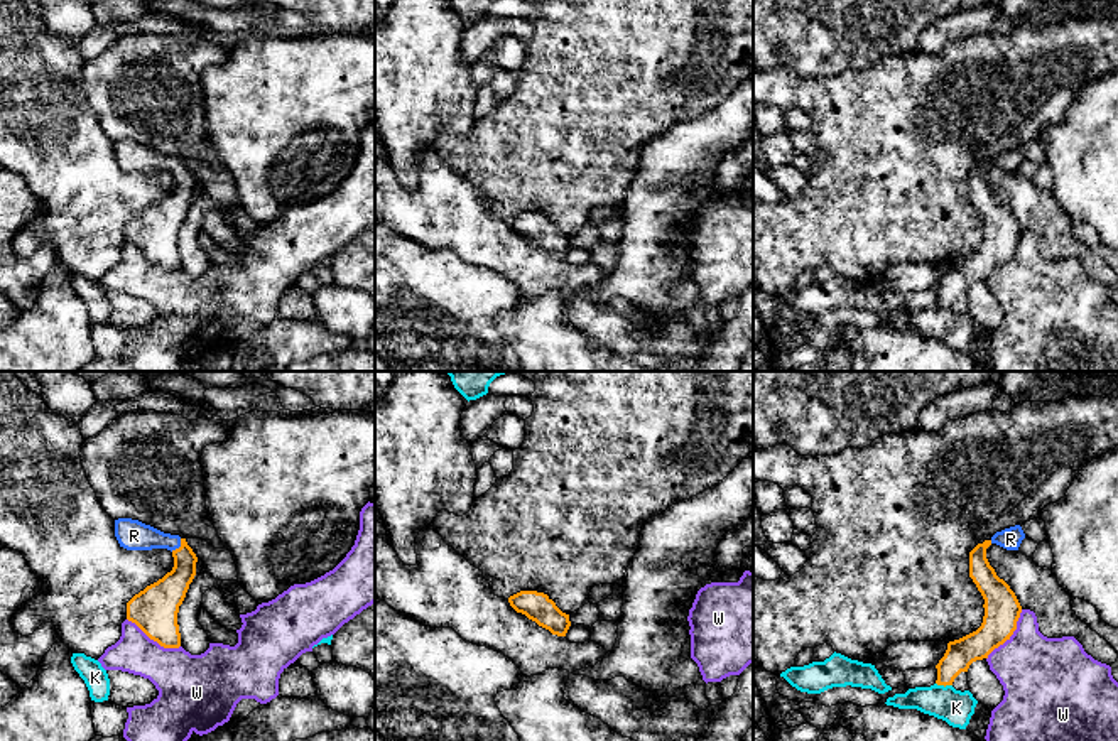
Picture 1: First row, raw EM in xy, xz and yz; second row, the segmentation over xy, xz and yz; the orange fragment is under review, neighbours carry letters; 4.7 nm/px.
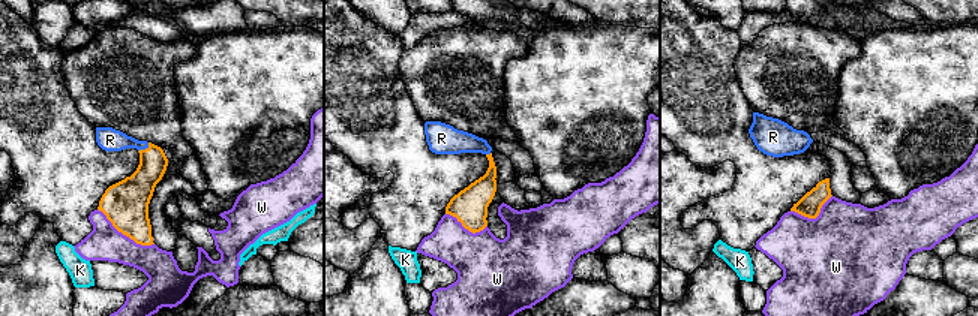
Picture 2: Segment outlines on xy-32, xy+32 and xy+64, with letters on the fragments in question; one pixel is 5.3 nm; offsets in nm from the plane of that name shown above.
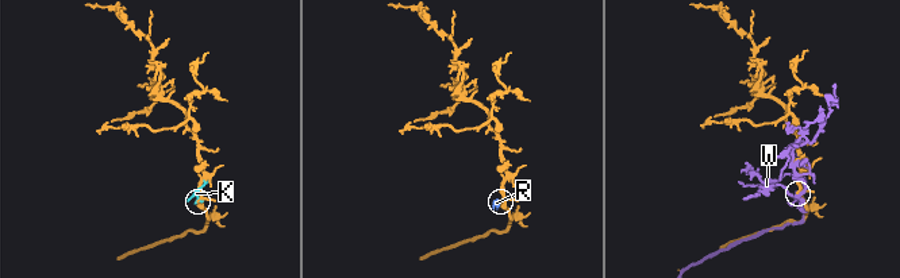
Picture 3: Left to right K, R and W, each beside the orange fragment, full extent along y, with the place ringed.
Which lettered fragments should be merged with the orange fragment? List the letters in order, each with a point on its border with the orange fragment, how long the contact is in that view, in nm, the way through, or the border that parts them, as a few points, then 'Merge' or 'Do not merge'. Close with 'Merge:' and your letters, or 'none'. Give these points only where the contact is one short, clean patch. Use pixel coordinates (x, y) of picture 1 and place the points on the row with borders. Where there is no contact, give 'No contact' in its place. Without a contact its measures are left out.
K: Touches orange at yz (944, 686). Shared border 80 nm. Do not merge
R: Touches orange at xy (179, 547). Shared border 80 nm. Path across: xy (164, 596), (181, 576), (179, 547), (168, 540), (134, 535). Merge
W: Touches orange at yz (1010, 635). Shared border 300 nm. Do not merge
Merge: R

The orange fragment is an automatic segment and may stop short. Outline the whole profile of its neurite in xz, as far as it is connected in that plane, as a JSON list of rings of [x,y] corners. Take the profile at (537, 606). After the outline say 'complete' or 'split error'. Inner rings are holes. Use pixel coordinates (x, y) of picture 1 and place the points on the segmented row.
[[[520,591],[510,596],[508,603],[517,613],[525,614],[552,635],[566,636],[571,626],[569,614],[562,613],[544,592]]]; complete

